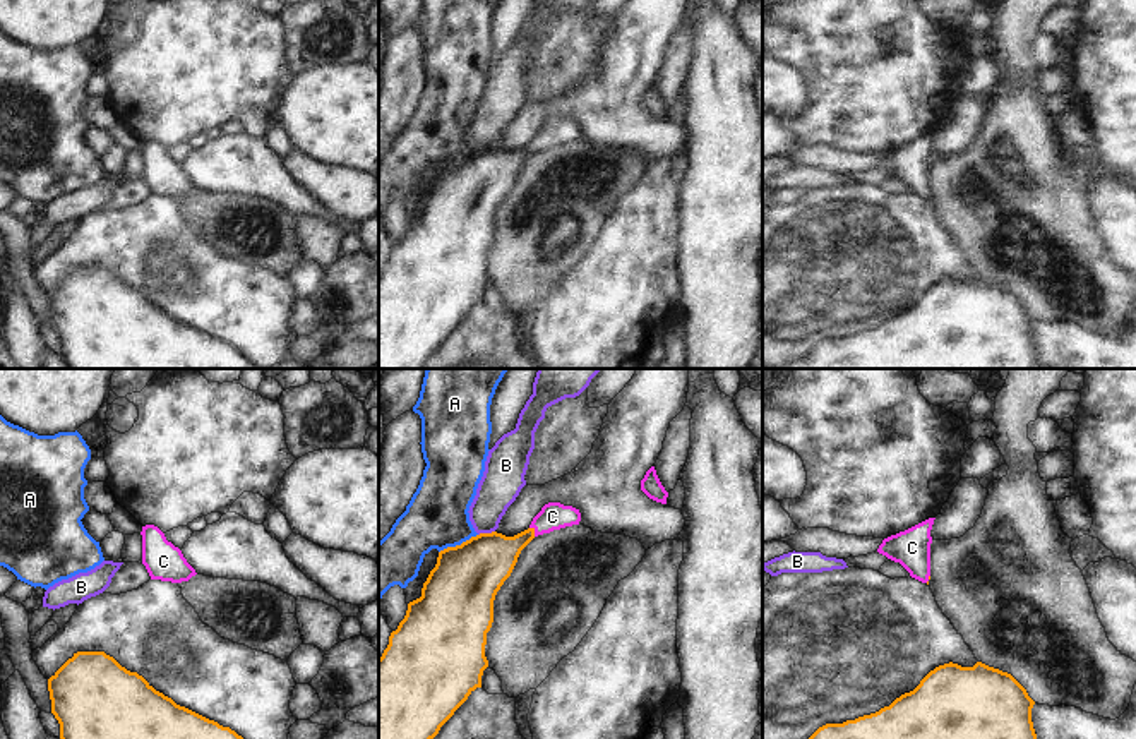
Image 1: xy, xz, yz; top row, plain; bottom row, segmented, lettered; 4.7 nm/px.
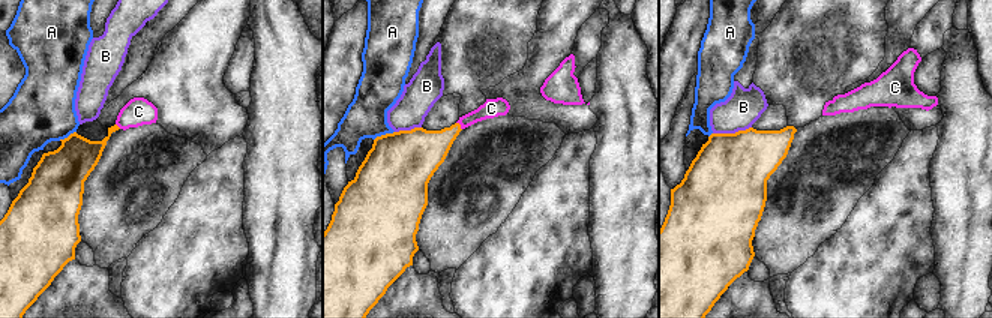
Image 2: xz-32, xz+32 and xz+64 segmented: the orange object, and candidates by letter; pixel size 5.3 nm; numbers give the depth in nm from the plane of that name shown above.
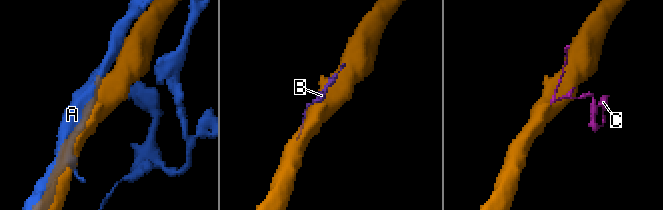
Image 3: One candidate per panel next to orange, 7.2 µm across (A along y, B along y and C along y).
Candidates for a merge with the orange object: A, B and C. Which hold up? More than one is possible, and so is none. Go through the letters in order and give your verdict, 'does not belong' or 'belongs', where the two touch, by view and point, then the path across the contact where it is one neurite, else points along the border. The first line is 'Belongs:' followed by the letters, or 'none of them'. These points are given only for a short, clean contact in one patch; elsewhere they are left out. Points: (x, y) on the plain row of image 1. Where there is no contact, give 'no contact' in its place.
Belongs: C
A: does not belong; meets orange in xz at (458, 162)
B: does not belong; meets orange in xz at (485, 150)
C: belongs; meets orange in xz at (533, 148); runs through xz (489, 175), (533, 148), (552, 132)

